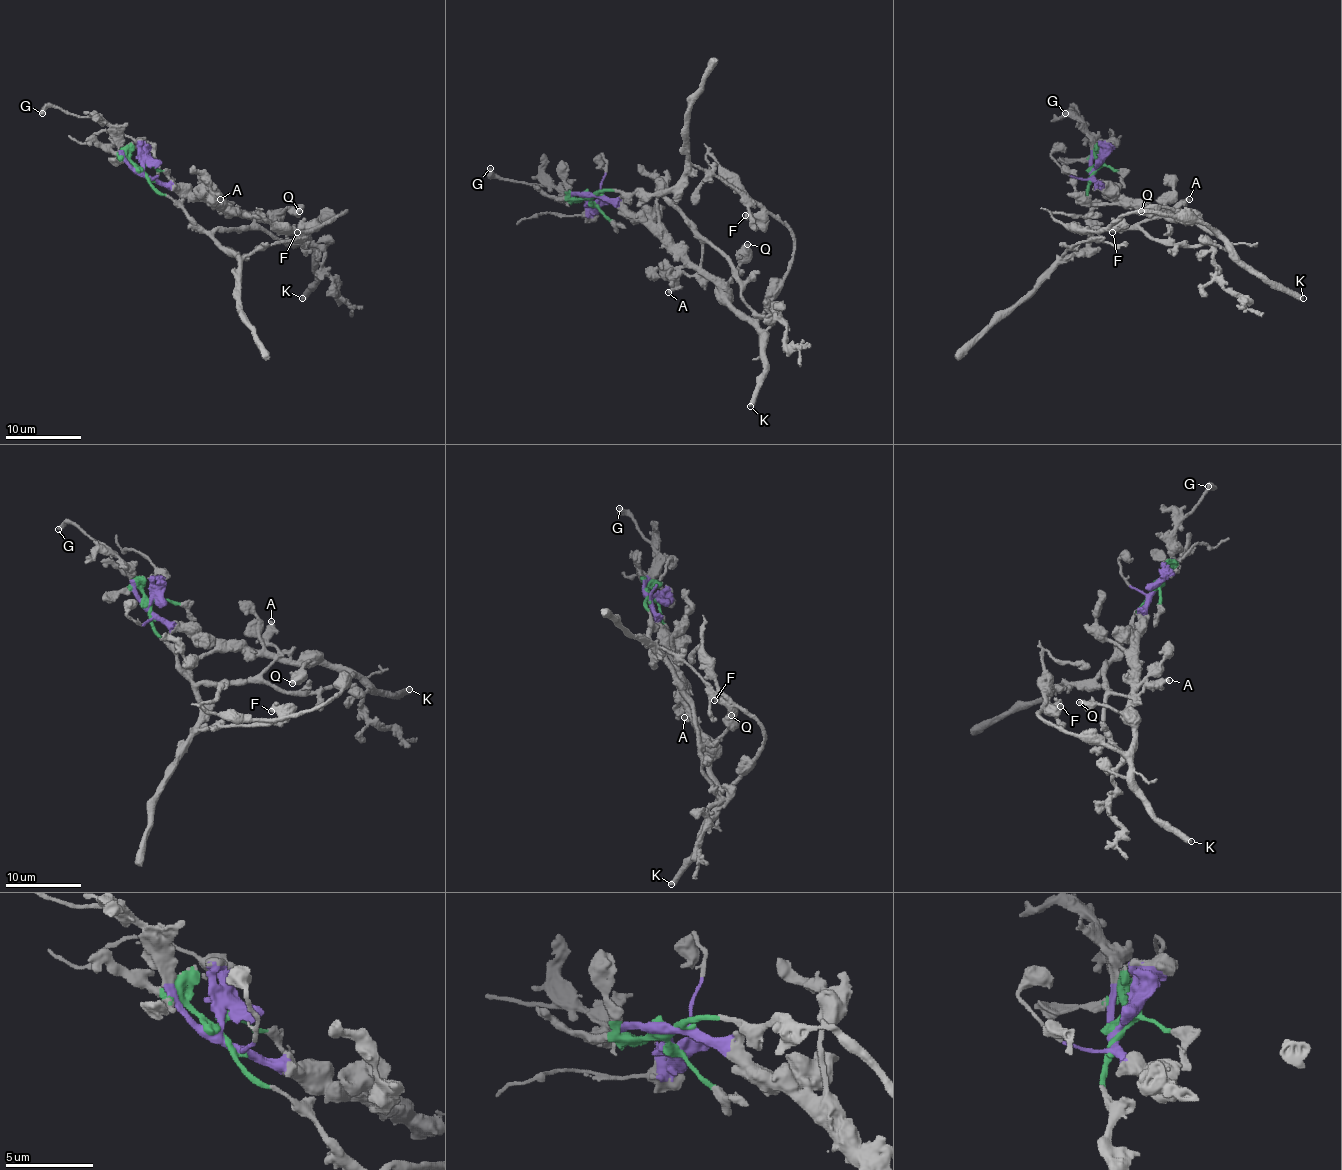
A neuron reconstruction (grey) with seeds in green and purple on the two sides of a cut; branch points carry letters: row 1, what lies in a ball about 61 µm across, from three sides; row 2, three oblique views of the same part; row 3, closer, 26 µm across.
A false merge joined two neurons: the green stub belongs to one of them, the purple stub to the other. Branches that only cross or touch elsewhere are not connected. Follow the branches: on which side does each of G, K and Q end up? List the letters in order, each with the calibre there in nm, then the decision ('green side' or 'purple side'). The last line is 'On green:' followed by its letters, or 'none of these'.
G: 400 nm | purple side
K: 480 nm | purple side
Q: 600 nm | purple side
On green: none of these

